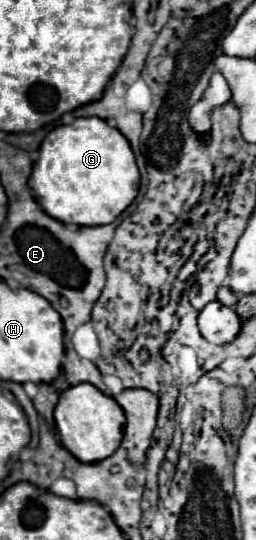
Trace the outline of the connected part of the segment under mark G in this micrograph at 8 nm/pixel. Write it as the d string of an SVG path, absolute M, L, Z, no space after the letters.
M79 117L73 121L73 125L59 125L47 133L39 149L39 159L33 165L29 187L35 201L49 217L61 223L97 227L113 223L115 217L133 203L139 193L139 169L129 141L115 127L109 127L99 117Z

